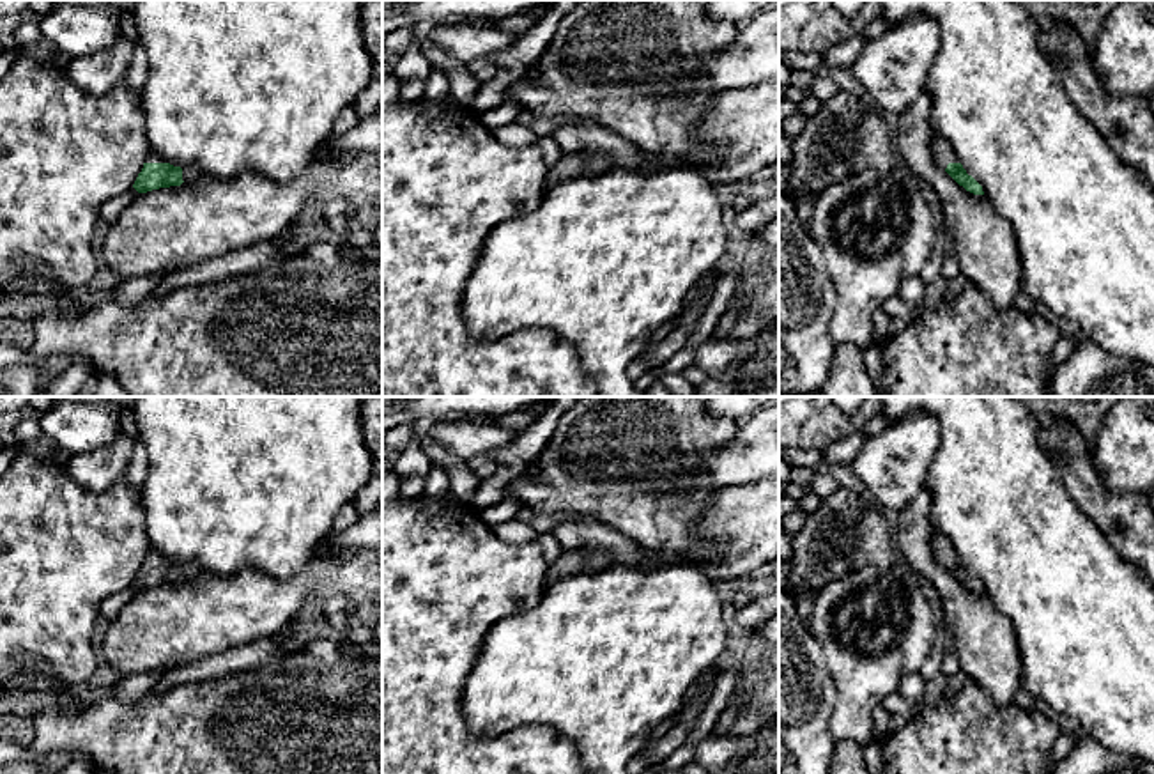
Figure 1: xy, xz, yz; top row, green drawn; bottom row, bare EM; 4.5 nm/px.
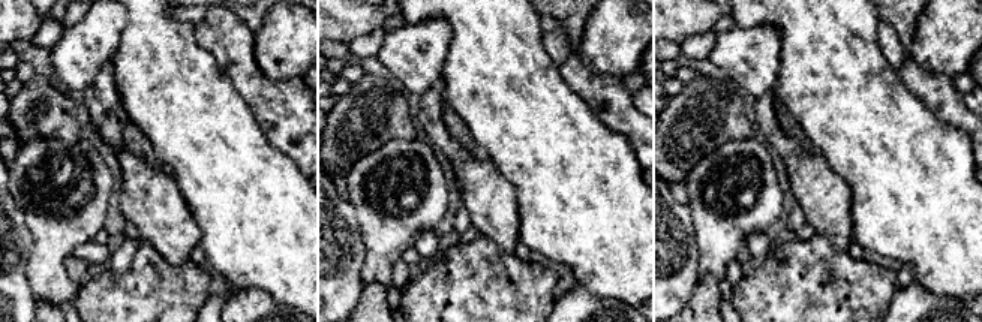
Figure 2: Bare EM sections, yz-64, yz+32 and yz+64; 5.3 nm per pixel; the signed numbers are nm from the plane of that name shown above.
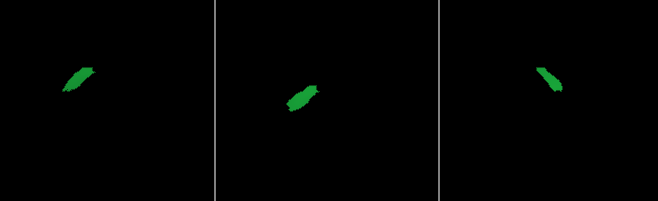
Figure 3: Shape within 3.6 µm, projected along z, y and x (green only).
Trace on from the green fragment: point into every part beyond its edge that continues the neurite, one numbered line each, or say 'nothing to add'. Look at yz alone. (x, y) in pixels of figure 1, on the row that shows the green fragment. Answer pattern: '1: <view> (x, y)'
1: yz (942, 153)

